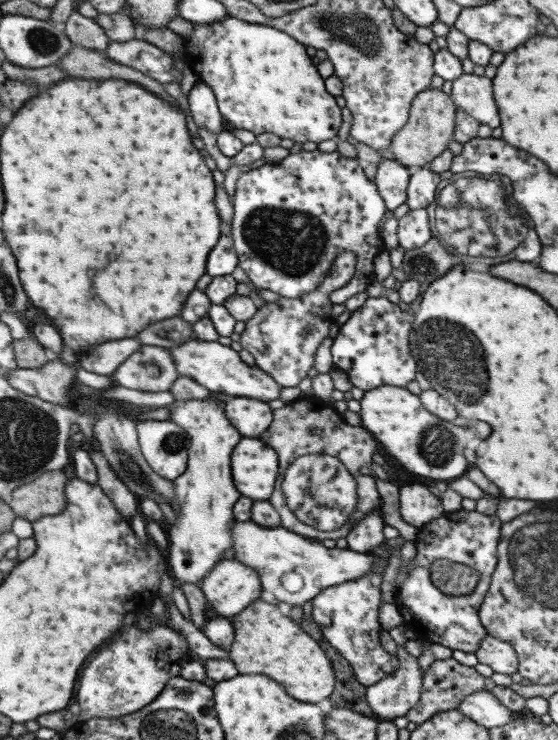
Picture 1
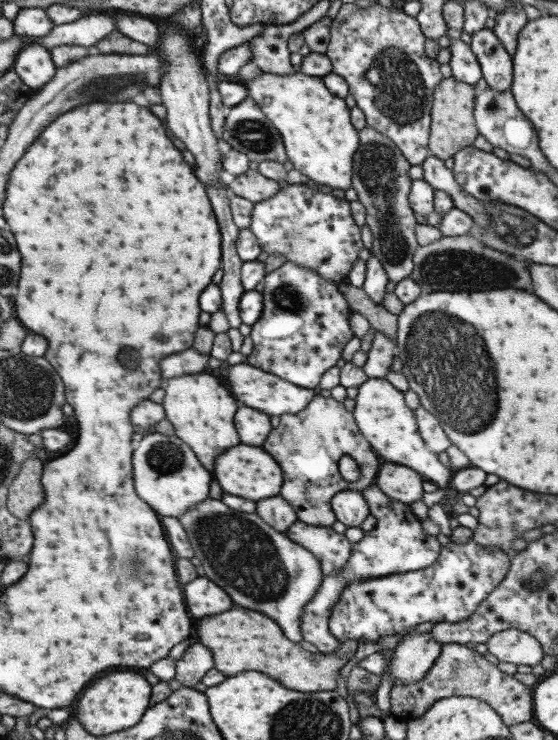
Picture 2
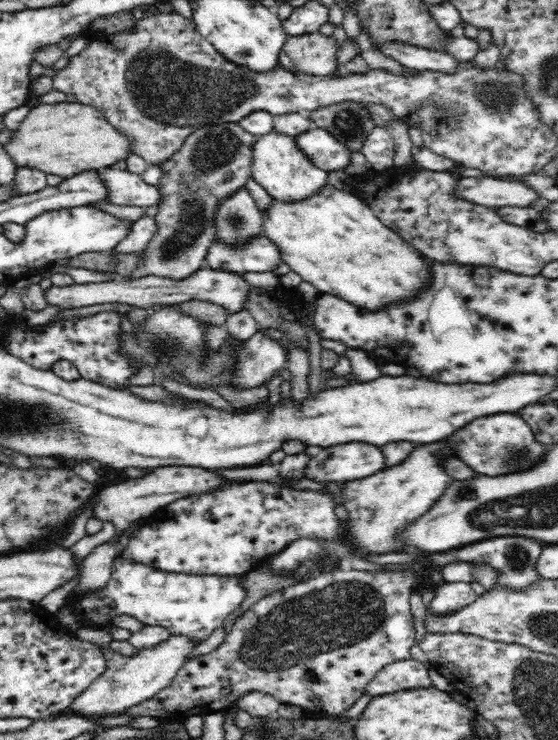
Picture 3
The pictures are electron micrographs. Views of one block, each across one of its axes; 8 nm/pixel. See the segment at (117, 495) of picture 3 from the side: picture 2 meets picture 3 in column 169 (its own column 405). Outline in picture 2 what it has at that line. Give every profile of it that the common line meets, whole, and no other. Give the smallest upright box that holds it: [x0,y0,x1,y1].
[375,462,424,505]

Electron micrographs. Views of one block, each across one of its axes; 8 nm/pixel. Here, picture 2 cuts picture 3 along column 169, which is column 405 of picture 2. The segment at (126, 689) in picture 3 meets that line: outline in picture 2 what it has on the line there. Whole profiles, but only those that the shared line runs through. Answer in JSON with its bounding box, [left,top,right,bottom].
[390,632,442,686]

